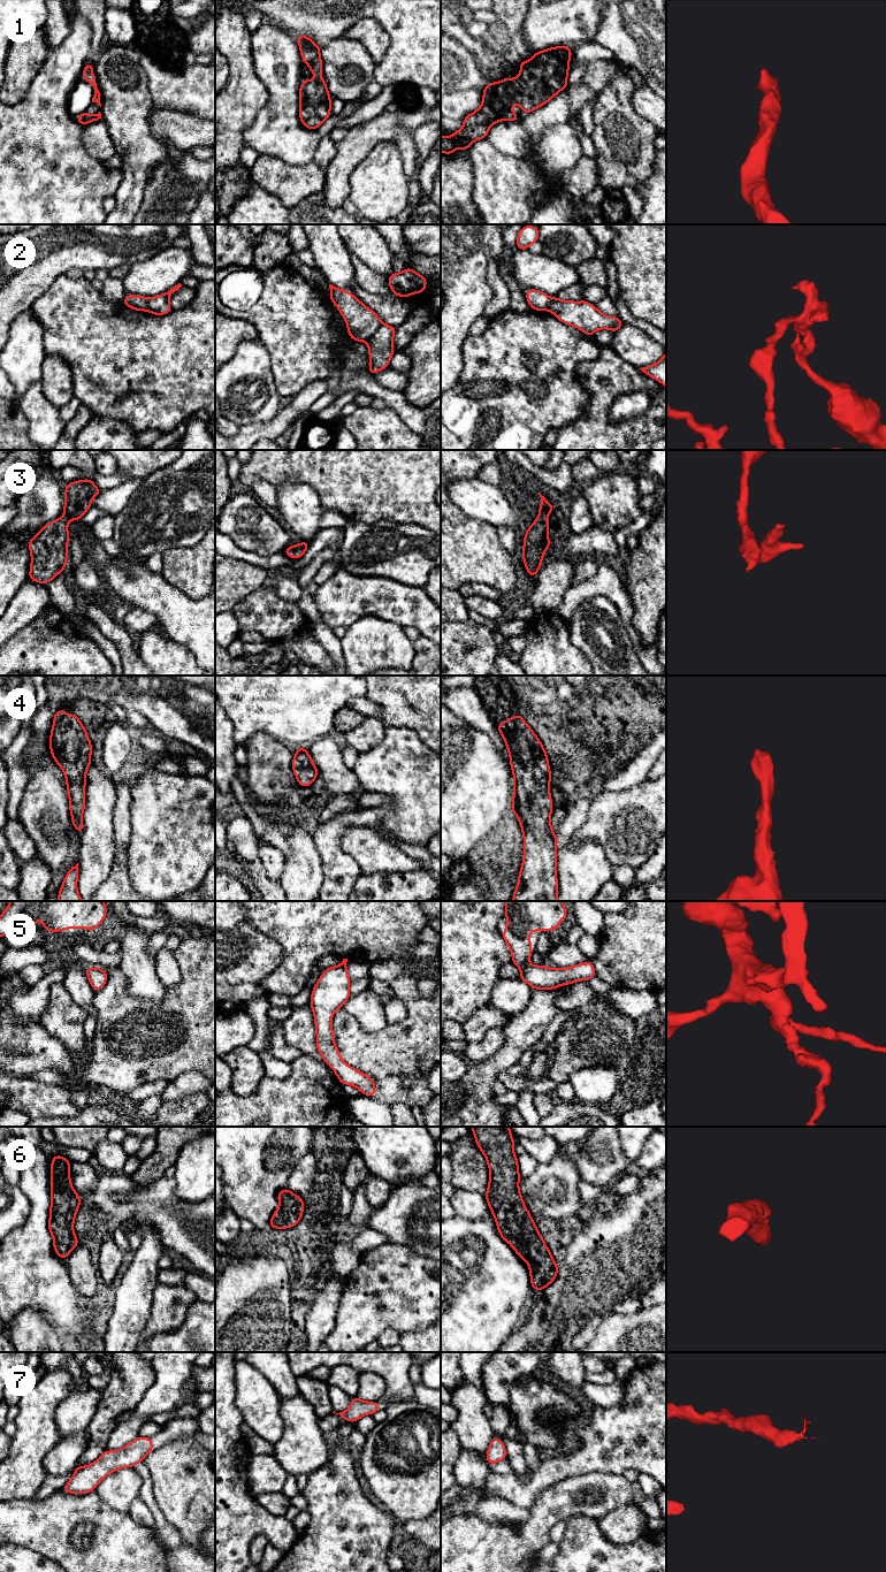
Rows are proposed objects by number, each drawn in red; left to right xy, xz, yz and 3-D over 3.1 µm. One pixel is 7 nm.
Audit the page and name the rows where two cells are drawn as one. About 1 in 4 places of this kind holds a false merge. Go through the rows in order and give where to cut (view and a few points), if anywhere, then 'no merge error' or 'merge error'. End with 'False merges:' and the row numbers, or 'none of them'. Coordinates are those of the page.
1: no cut | no merge error
2: xz (382, 323), (366, 342) | merge error
3: no cut | no merge error
4: no cut | no merge error
5: no cut | no merge error
6: no cut | no merge error
7: no cut | no merge error
False merges: 2

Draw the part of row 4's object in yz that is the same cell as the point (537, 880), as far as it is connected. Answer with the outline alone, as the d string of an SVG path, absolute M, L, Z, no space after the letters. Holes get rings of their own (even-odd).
M520 713L496 726L505 741L513 772L511 811L518 817L524 835L524 860L512 901L557 901L557 834L553 833L550 822L553 808L547 751Z

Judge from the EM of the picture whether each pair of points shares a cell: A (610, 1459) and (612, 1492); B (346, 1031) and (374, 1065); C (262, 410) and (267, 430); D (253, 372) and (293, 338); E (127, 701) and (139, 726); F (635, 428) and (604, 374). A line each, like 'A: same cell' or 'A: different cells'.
A: different cells
B: same cell
C: different cells
D: different cells
E: different cells
F: same cell

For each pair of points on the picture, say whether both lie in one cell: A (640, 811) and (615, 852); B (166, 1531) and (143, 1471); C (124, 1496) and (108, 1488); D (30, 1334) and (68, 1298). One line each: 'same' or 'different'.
A: same
B: same
C: same
D: different

